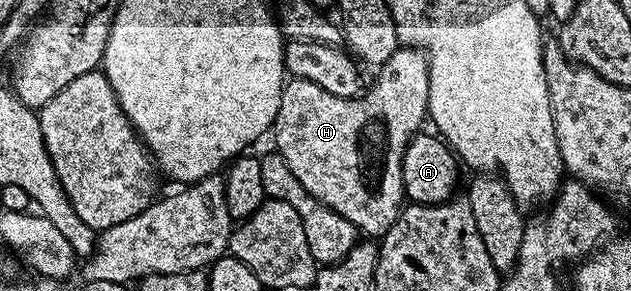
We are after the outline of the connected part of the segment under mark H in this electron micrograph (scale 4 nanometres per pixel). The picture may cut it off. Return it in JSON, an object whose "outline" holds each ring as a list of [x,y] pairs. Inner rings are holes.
{"outline":[[[401,45],[375,72],[376,80],[354,99],[334,96],[320,85],[308,80],[289,78],[284,85],[282,105],[278,105],[278,117],[274,124],[275,150],[290,165],[290,173],[306,185],[306,190],[322,201],[334,213],[346,217],[356,226],[357,232],[368,237],[383,237],[394,225],[406,203],[404,177],[402,175],[404,154],[409,143],[421,134],[420,127],[429,118],[430,69],[428,56],[416,47]]]}

